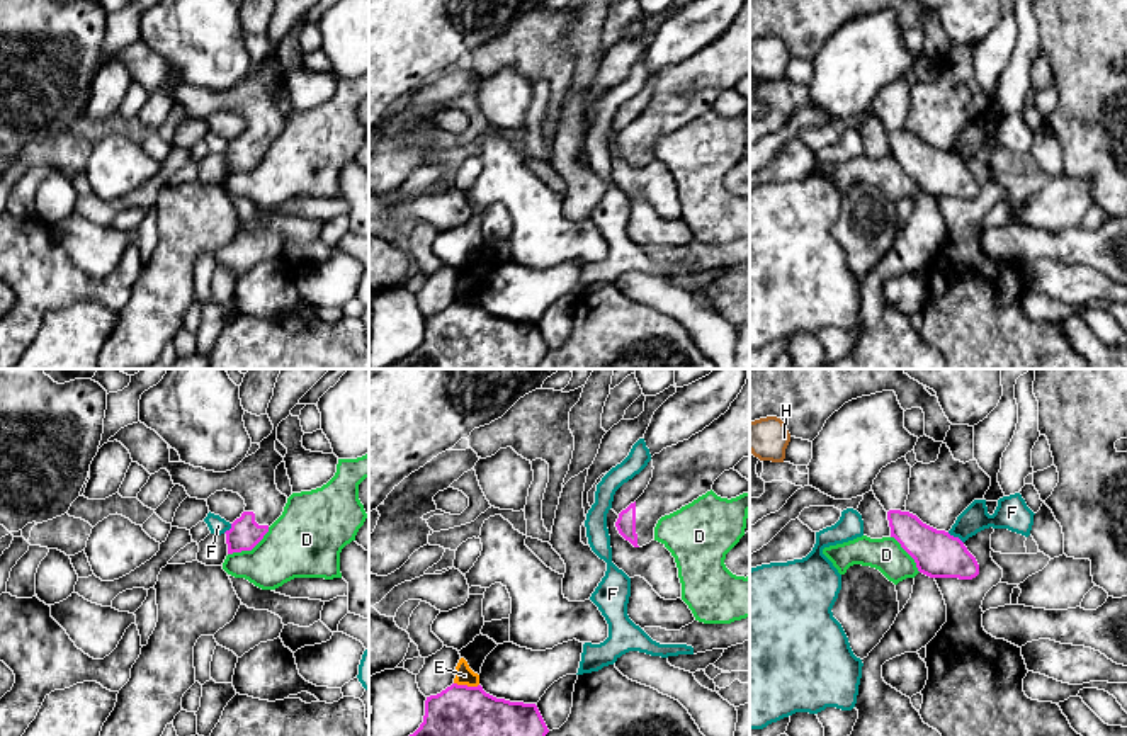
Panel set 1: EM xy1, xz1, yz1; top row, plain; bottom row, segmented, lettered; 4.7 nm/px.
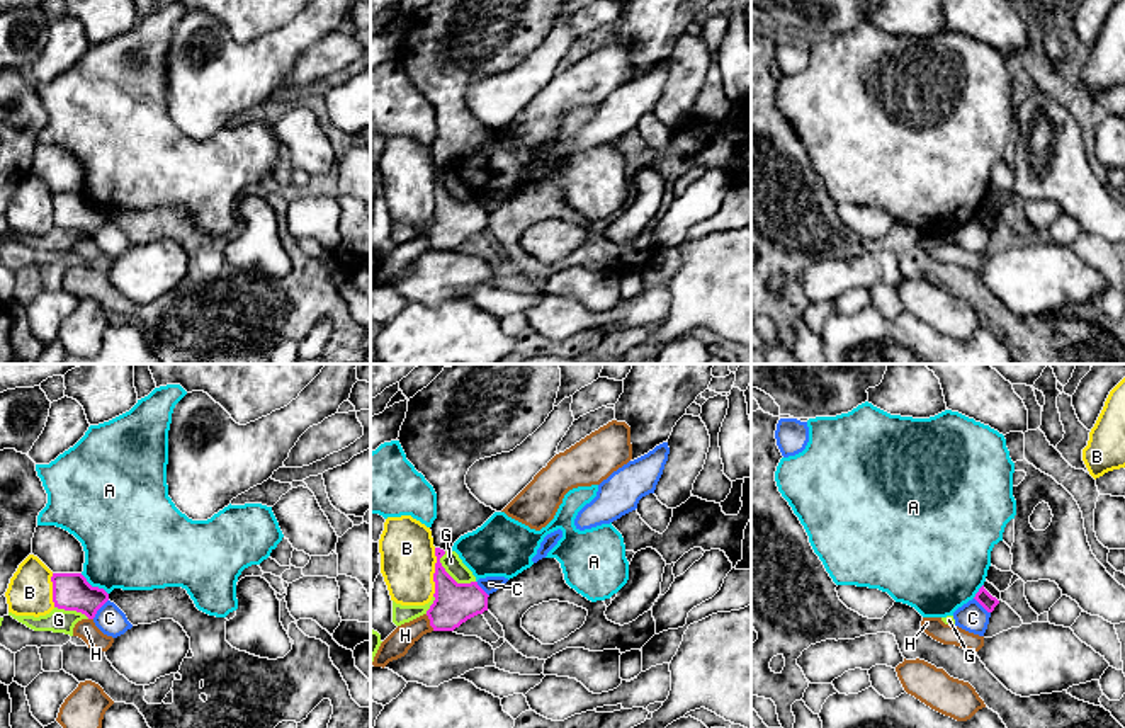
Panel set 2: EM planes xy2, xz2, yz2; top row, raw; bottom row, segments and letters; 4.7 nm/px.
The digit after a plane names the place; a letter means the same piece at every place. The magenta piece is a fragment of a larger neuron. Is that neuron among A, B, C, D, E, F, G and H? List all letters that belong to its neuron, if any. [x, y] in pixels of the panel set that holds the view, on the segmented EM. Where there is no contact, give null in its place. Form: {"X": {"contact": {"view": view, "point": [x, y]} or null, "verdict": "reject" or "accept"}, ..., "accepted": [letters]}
{"A": {"contact": {"view": "xy2", "point": [94, 587]}, "verdict": "reject"}, "B": {"contact": {"view": "xz2", "point": [435, 572]}, "verdict": "reject"}, "C": {"contact": {"view": "xy2", "point": [99, 608]}, "verdict": "reject"}, "D": {"contact": {"view": "xy1", "point": [250, 549]}, "verdict": "reject"}, "E": {"contact": {"view": "xz1", "point": [466, 685]}, "verdict": "reject"}, "F": {"contact": {"view": "yz1", "point": [956, 537]}, "verdict": "reject"}, "G": {"contact": {"view": "xz2", "point": [449, 575]}, "verdict": "reject"}, "H": {"contact": {"view": "xz2", "point": [430, 623]}, "verdict": "reject"}, "accepted": []}

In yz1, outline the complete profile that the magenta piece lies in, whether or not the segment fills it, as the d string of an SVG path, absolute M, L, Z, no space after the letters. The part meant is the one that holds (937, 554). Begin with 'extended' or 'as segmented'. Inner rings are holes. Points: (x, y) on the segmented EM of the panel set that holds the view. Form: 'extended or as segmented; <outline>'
extended; M901 457L882 467L872 484L887 512L891 537L915 559L918 571L930 578L976 578L979 564L959 537L923 524L906 510L909 478L911 466Z

